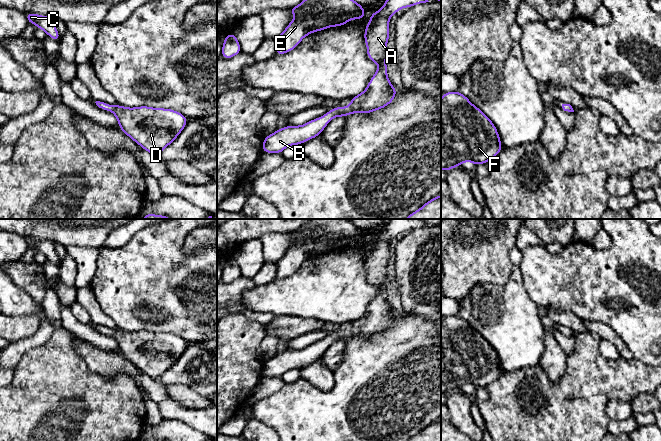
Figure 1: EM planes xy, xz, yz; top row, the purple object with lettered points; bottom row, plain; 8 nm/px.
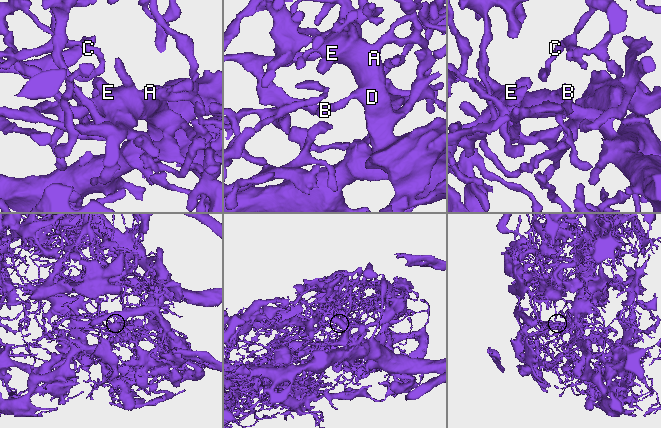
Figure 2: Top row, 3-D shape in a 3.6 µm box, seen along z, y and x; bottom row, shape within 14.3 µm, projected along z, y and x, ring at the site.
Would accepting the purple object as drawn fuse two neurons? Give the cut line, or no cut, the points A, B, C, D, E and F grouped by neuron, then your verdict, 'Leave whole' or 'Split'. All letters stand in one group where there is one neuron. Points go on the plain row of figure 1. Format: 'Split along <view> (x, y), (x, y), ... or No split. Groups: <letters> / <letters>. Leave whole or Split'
No split. Groups: A B C D E F. Leave whole

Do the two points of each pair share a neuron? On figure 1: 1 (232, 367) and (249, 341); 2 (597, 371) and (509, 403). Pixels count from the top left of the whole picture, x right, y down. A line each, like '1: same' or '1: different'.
1: same
2: same

